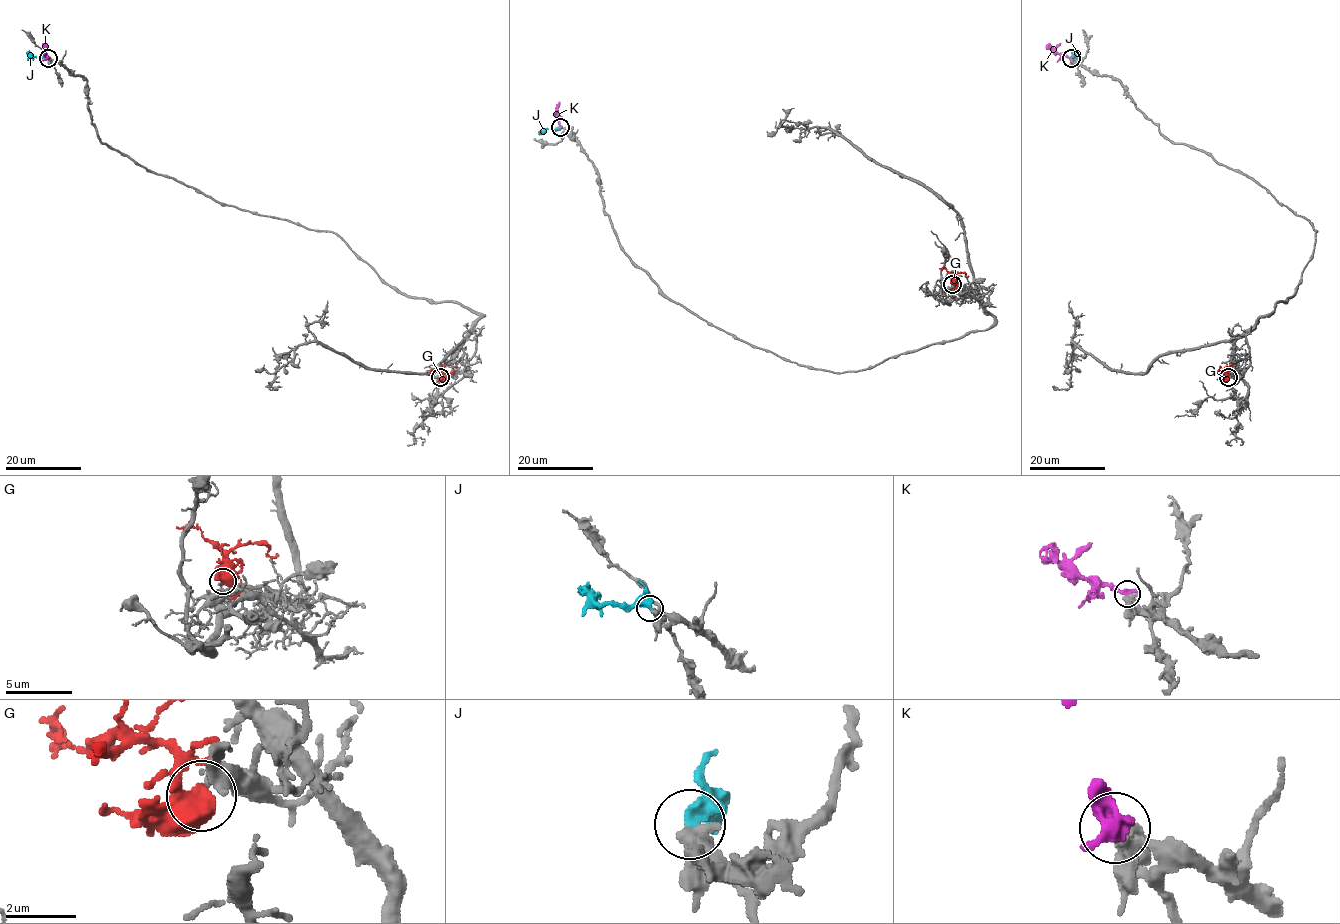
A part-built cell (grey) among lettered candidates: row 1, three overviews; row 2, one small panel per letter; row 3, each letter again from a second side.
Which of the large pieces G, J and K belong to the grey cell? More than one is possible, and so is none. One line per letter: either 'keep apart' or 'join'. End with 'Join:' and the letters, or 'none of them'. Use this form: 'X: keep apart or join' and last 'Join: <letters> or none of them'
G: keep apart
J: join
K: keep apart
Join: J

